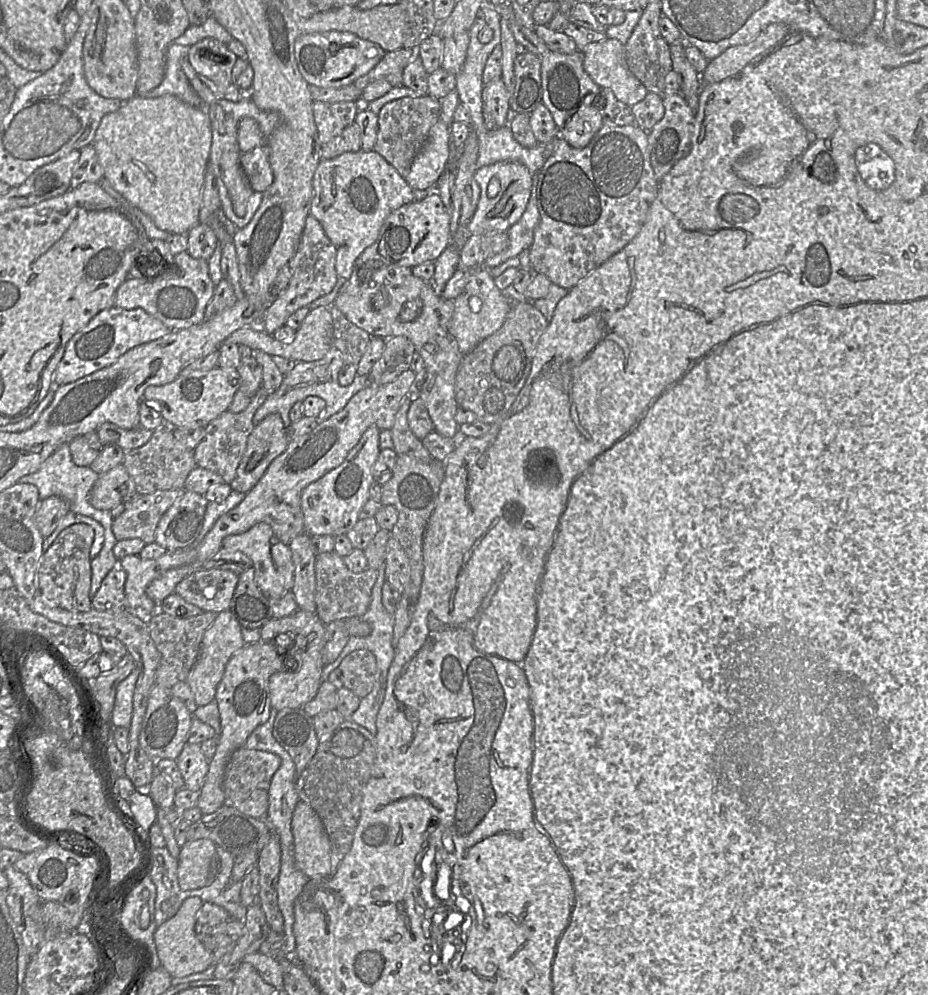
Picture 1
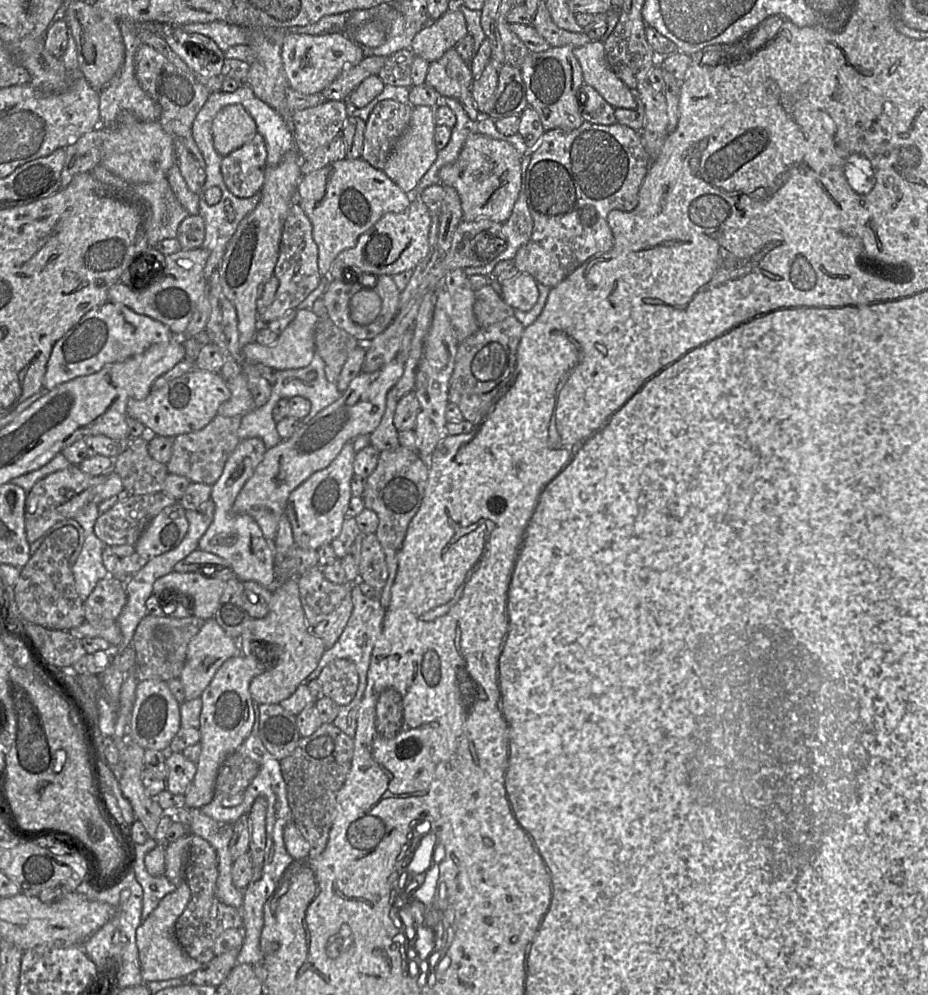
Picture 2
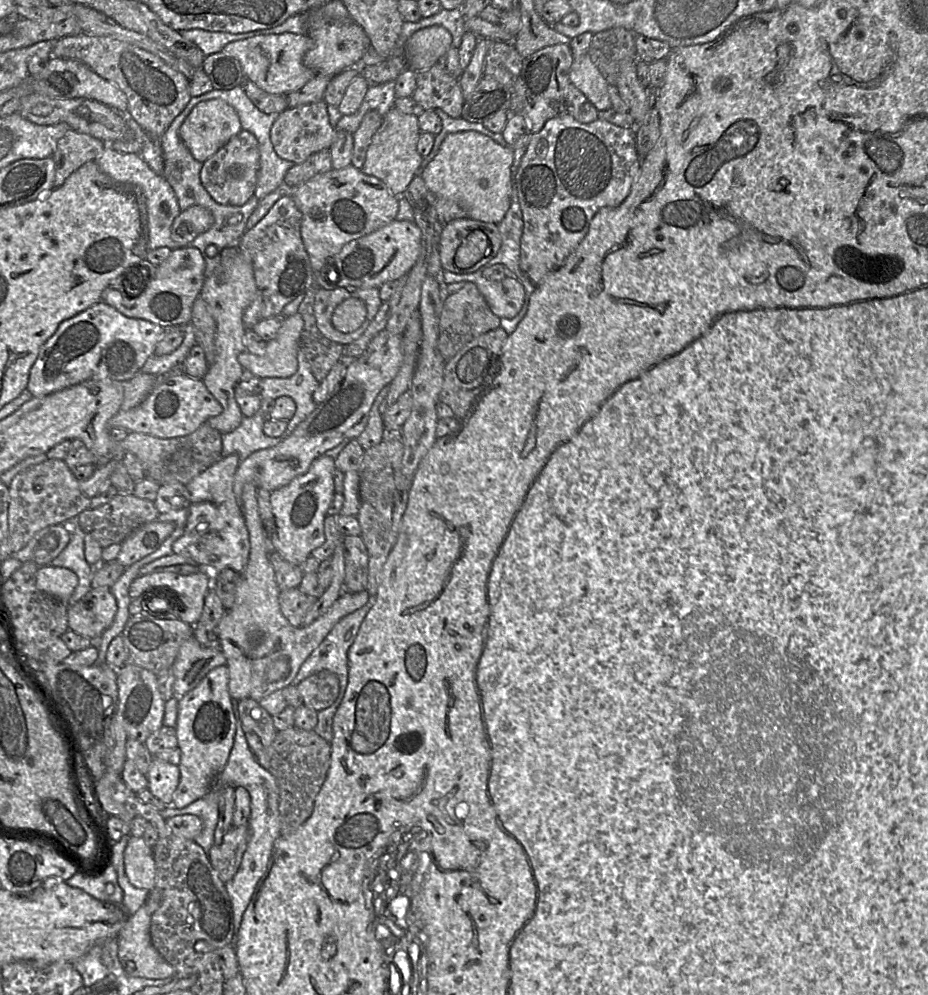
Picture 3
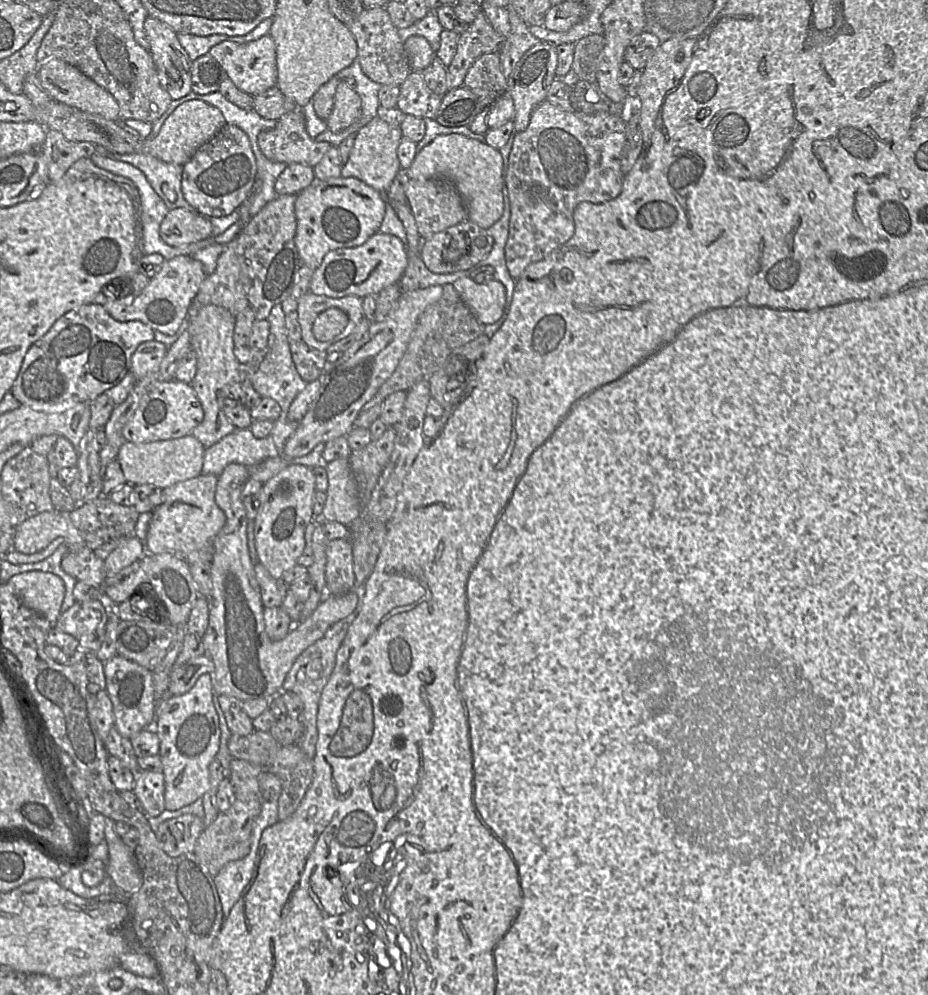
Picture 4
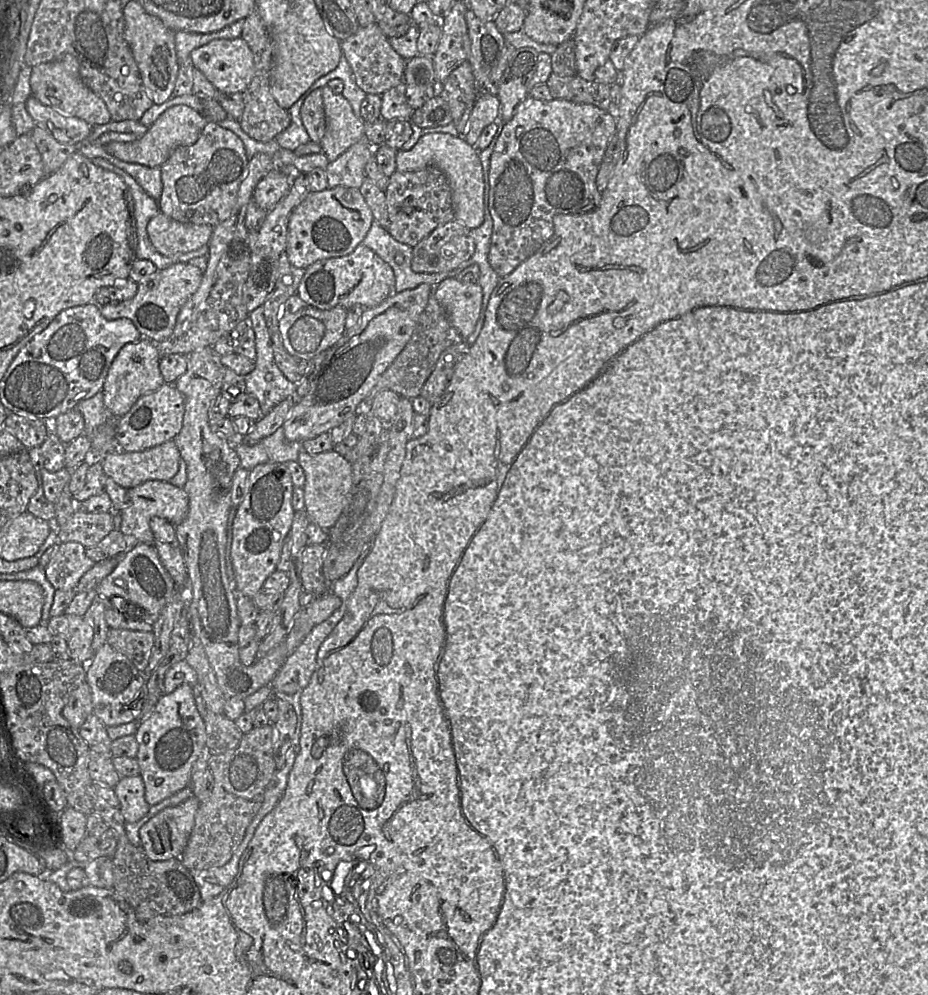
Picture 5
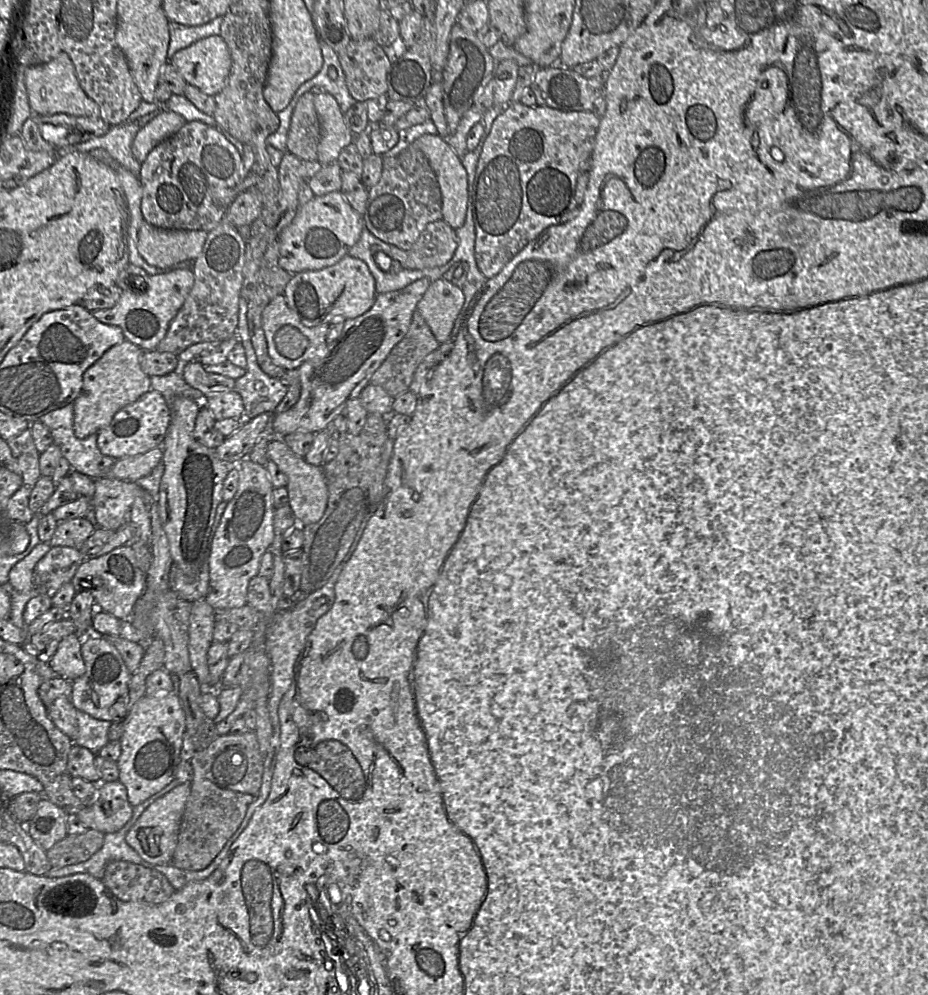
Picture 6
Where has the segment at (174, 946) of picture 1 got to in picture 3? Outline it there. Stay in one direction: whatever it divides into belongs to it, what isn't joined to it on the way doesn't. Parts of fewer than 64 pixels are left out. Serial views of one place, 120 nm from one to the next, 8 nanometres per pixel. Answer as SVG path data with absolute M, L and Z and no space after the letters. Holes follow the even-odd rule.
M153 889L146 902L128 918L118 935L118 957L124 972L131 977L147 979L174 978L175 969L156 950L152 944L150 928L153 913L159 908L162 901L161 891Z

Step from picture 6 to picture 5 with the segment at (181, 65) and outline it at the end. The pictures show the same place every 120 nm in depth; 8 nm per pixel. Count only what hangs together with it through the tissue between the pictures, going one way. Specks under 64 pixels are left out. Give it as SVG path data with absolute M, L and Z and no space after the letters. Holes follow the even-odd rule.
M242 38L213 40L193 50L190 54L192 66L199 70L219 93L243 93L254 76L254 57Z

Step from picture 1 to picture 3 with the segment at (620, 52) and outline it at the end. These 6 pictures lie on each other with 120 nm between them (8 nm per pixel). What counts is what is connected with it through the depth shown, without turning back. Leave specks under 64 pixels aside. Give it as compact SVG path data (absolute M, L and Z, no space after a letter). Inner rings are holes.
M587 53L573 58L569 78L571 84L580 90L598 111L611 108L609 89L612 85L604 78Z

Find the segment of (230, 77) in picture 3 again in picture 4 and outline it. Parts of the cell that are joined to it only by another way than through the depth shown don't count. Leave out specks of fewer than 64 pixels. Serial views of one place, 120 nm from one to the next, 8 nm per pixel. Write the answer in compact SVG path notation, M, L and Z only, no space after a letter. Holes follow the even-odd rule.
M211 55L200 56L191 64L192 92L208 94L218 92L227 74L220 63Z

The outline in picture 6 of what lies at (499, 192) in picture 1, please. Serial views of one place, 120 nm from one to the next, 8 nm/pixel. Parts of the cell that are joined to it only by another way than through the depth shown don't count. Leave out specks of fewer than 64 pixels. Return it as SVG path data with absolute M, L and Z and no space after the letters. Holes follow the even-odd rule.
M439 134L423 135L415 140L411 146L425 155L437 177L442 195L442 220L455 230L463 226L468 207L468 175L461 158Z

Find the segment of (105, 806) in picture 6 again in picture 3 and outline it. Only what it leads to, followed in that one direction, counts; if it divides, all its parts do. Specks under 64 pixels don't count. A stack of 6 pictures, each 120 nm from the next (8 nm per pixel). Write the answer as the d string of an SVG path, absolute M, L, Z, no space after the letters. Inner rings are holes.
M153 759L146 777L148 780L147 789L163 803L169 805L179 783L180 770L178 765Z

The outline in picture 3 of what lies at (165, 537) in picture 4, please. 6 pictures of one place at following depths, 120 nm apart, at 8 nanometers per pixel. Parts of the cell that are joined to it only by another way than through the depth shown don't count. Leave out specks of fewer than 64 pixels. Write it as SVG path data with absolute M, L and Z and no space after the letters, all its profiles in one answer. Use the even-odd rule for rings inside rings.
M236 454L222 457L186 484L190 494L188 517L183 534L172 545L173 554L192 558L217 572L231 569L241 573L245 569L250 554L249 532L233 490L240 462Z

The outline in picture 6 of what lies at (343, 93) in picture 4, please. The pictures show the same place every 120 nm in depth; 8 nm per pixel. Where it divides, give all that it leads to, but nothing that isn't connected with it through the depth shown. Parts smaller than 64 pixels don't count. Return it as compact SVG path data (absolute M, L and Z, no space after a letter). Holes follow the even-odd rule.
M324 91L315 95L314 105L321 125L318 161L330 165L346 146L354 143L355 135L346 125L344 113L332 94Z

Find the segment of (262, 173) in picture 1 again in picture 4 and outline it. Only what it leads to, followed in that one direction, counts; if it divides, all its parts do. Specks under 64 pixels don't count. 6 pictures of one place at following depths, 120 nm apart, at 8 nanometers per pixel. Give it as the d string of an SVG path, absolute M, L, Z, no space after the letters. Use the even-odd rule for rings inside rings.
M227 123L182 166L182 195L195 211L207 218L229 215L253 192L257 175L255 155L247 134L233 124Z

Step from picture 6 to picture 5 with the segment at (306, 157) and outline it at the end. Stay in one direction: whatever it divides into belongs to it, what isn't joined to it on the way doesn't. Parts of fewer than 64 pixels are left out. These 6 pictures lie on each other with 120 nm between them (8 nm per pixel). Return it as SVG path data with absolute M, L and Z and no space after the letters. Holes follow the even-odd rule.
M322 88L311 92L305 98L300 114L310 138L309 142L320 143L326 128Z

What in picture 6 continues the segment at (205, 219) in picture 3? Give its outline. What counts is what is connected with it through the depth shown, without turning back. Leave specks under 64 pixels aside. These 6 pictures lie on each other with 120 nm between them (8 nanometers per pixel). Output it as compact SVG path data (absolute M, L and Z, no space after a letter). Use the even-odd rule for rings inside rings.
M144 222L139 230L137 249L146 263L166 269L183 261L194 261L207 236L204 230L162 229Z

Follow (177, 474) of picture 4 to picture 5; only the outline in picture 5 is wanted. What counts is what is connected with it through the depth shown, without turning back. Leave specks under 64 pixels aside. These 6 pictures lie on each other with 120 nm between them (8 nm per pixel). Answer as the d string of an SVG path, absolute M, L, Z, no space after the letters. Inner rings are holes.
M173 440L140 452L118 449L100 462L106 476L126 489L153 480L169 482L179 472L182 463Z

